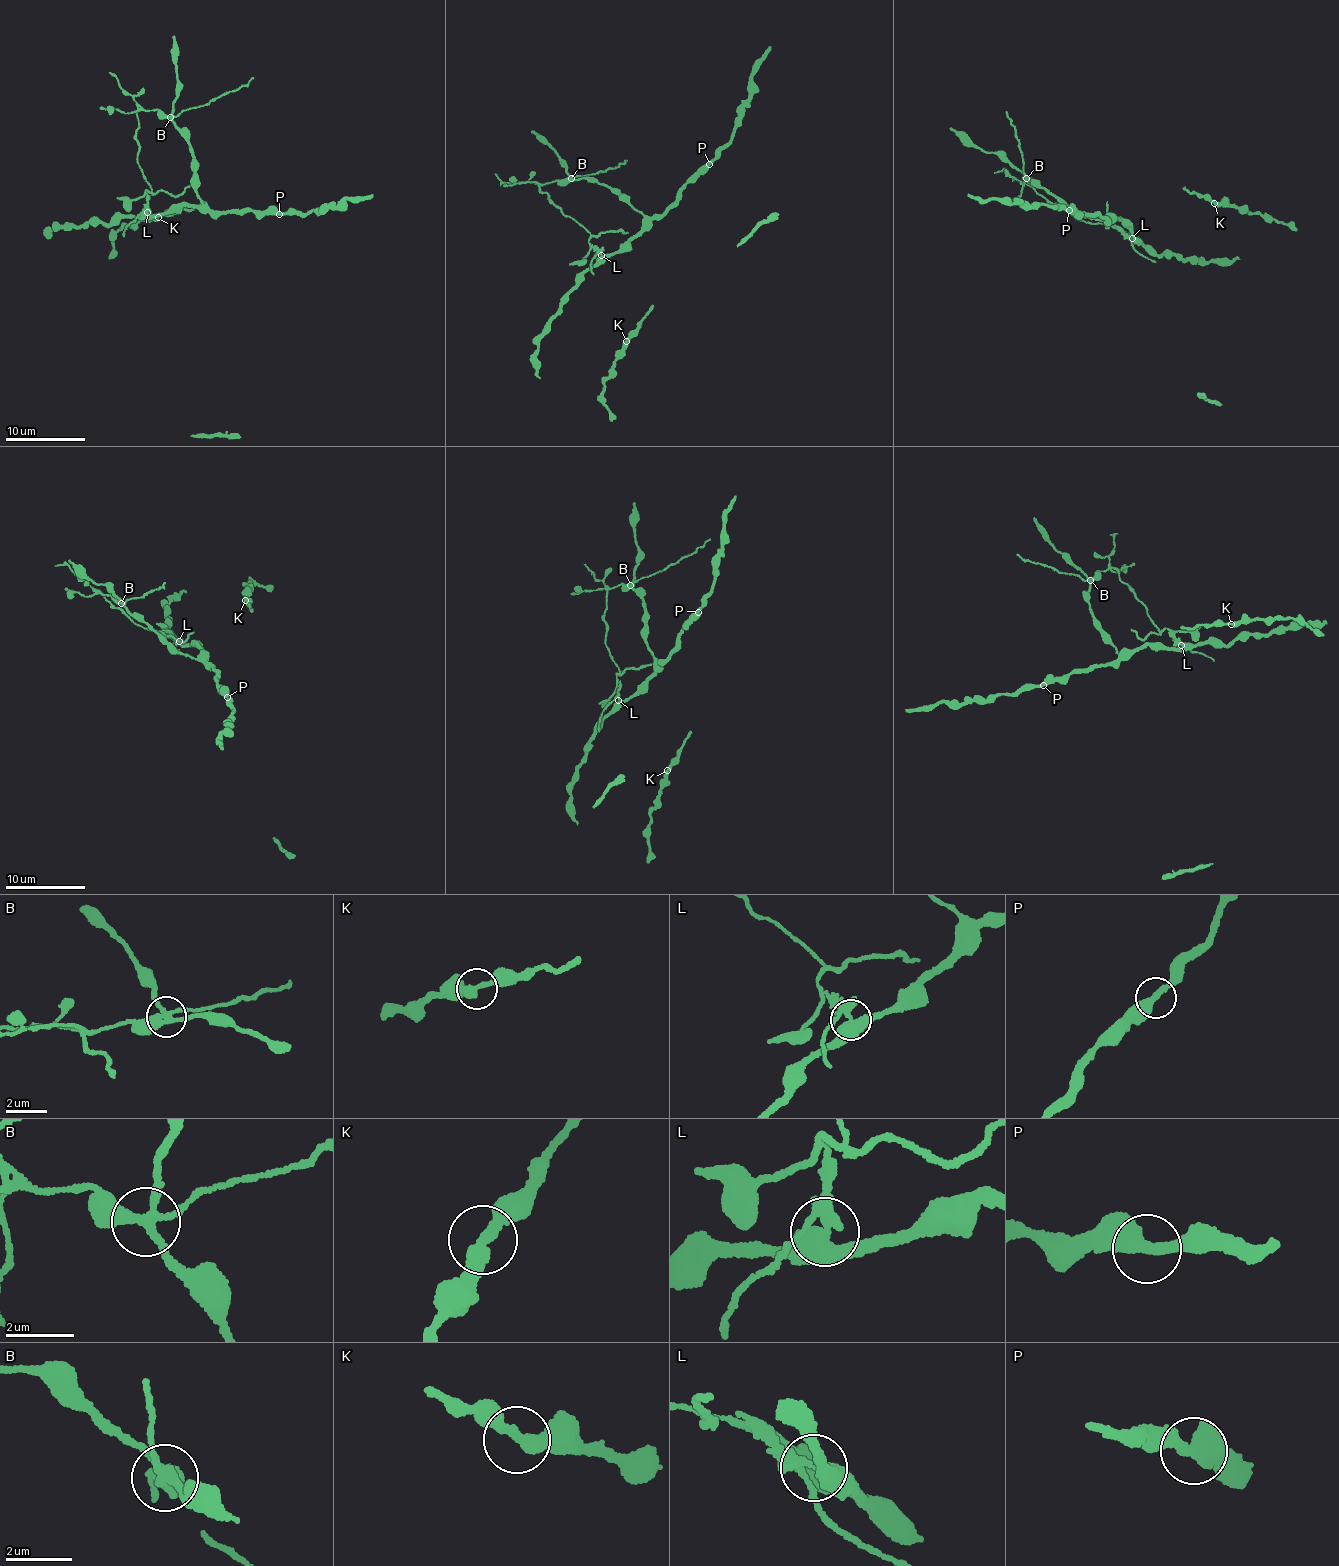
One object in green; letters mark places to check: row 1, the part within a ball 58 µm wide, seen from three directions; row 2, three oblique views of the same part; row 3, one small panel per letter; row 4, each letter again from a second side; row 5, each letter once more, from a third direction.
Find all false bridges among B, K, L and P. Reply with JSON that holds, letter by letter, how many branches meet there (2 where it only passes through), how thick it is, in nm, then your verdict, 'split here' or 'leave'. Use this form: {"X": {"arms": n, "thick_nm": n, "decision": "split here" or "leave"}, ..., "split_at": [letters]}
{"B": {"arms": 4, "thick_nm": 280, "decision": "split here"}, "K": {"arms": 2, "thick_nm": 360, "decision": "leave"}, "L": {"arms": 4, "thick_nm": 400, "decision": "split here"}, "P": {"arms": 2, "thick_nm": 400, "decision": "leave"}, "split_at": ["B", "L"]}

